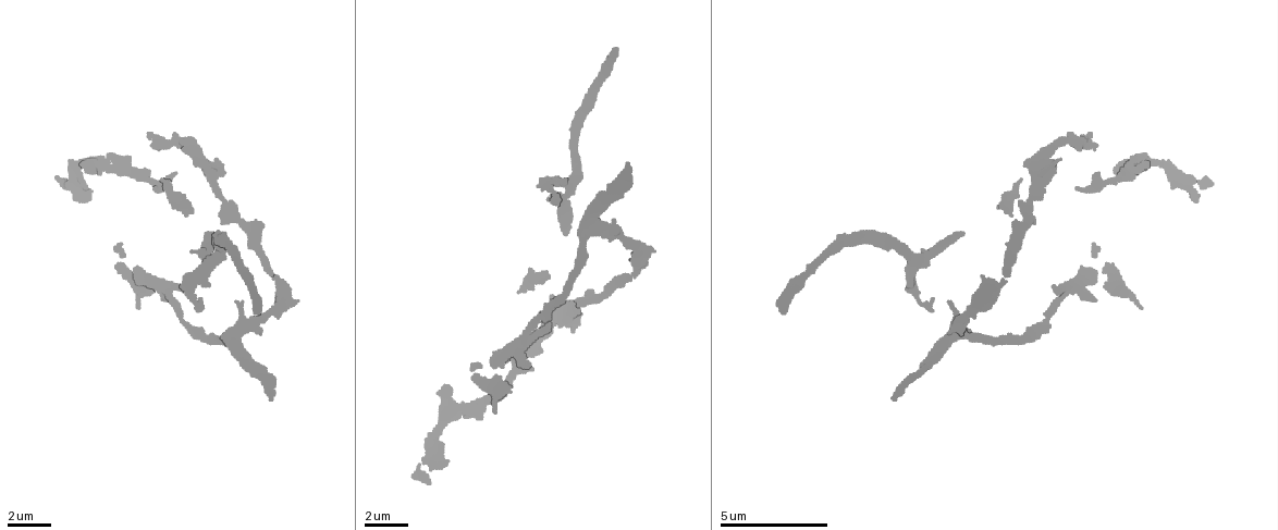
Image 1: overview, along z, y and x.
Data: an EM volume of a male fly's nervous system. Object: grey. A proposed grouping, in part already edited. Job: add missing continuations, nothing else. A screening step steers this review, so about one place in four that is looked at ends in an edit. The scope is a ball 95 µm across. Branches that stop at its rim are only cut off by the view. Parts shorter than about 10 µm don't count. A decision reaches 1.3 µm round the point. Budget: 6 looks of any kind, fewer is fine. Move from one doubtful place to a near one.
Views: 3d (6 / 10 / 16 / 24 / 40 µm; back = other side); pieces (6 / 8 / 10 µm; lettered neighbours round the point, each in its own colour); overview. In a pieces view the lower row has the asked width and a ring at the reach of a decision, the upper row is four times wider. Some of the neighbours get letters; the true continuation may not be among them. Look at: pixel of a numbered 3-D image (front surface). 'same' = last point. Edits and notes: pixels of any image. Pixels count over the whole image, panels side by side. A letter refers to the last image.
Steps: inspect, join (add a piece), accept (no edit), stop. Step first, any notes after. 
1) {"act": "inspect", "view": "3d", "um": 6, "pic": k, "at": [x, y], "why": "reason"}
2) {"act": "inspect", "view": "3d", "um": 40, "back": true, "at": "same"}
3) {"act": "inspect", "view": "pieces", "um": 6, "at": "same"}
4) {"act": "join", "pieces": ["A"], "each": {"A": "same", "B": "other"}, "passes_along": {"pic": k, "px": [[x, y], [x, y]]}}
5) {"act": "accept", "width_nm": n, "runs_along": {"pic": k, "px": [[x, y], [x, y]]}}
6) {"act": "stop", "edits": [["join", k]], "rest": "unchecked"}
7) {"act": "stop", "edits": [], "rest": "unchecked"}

{"act": "inspect", "view": "pieces", "um": 8, "pic": 1, "at": [1007, 214]}

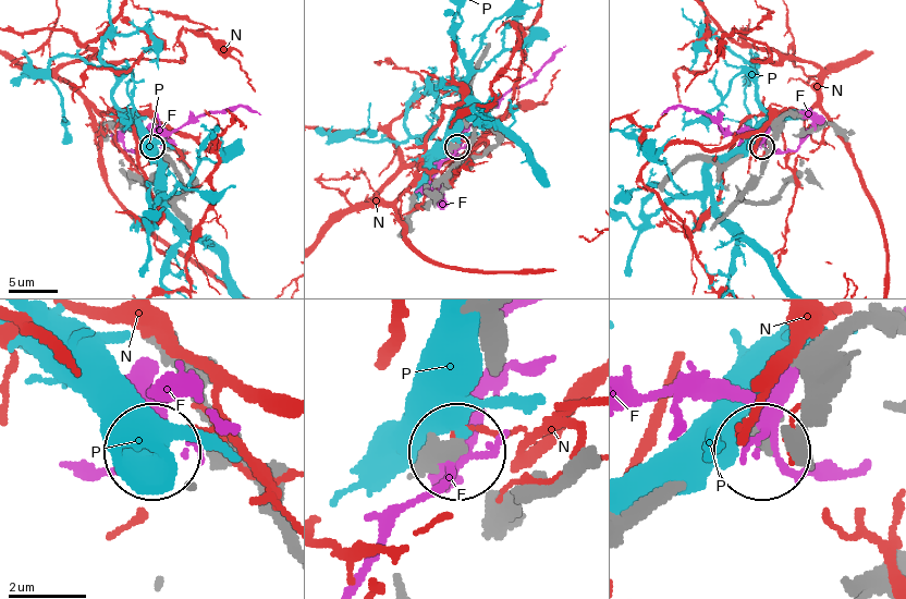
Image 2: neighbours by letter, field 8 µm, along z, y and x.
{"act": "accept", "each": {"F": "other", "N": "other", "P": "other"}, "found": "none of them fits"}

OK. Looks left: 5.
{"act": "inspect", "view": "pieces", "um": 10, "pic": 1, "at": [475, 367], "why": "free end"}

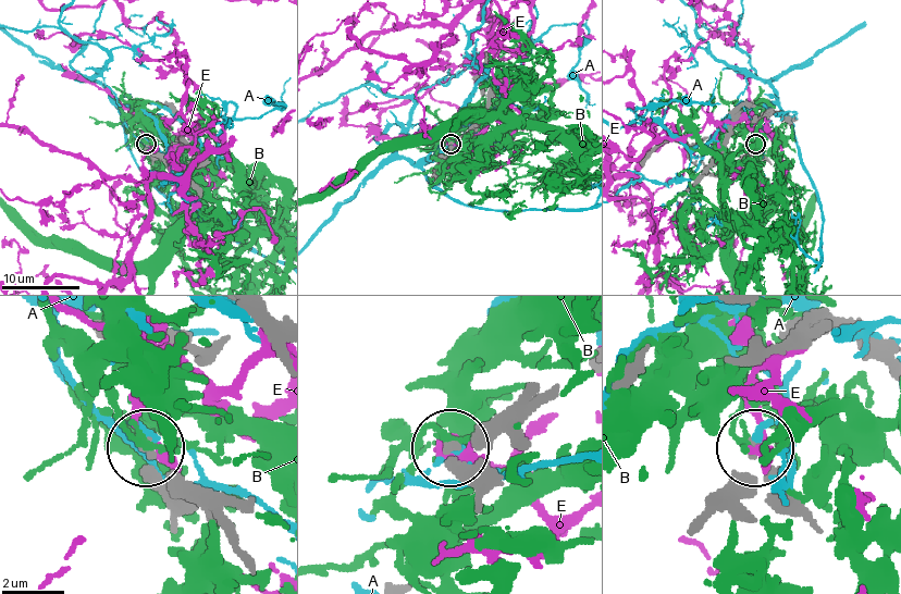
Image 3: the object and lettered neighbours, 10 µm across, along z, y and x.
{"act": "accept", "each": {"A": "other", "B": "other", "E": "other"}, "runs_along": {"pic": 3, "px": [[521, 400], [505, 432], [474, 460], [458, 460], [451, 447]]}, "found": "none of them fits"}

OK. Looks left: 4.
{"act": "inspect", "view": "3d", "um": 10, "pic": 1, "at": [268, 395], "why": "free end"}

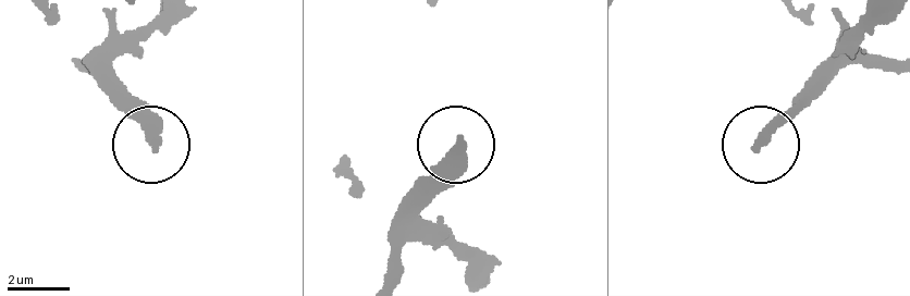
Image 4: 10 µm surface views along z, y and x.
{"act": "inspect", "view": "pieces", "um": 10, "pic": 4, "at": [760, 147]}

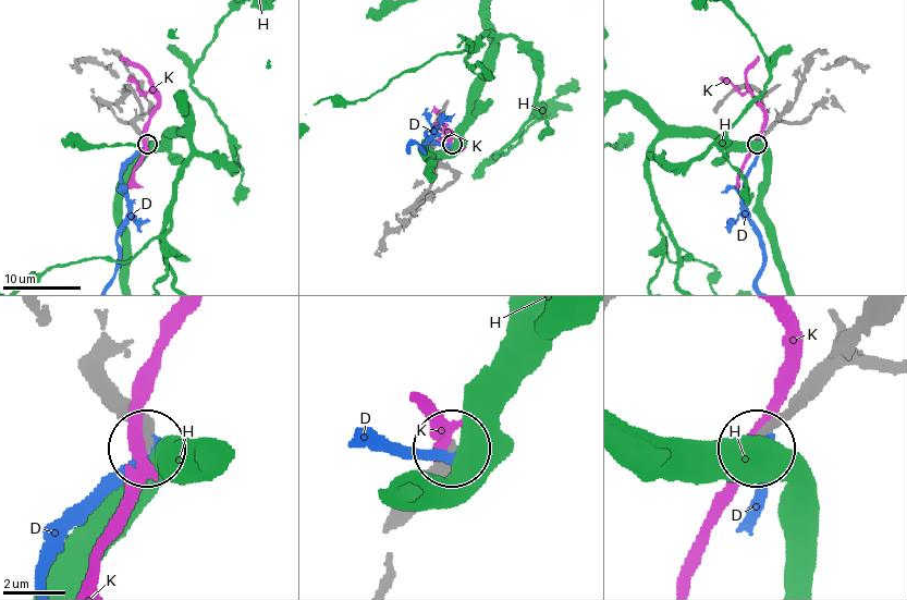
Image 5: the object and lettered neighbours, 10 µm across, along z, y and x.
{"act": "accept", "width_nm": 320, "each": {"D": "other", "H": "other", "K": "other"}, "found": "no lettered piece goes on from it"}

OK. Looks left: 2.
{"act": "stop", "edits": [], "rest": "unchecked"}

